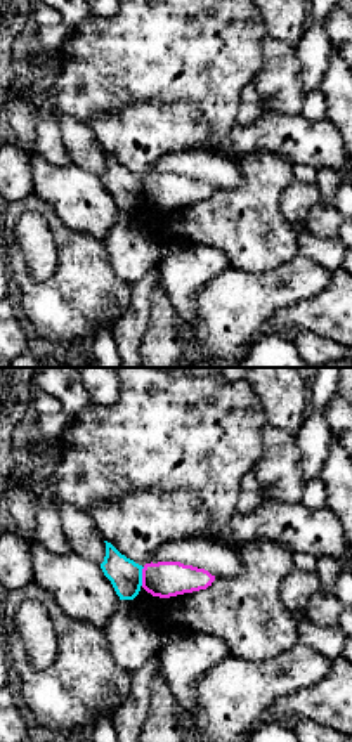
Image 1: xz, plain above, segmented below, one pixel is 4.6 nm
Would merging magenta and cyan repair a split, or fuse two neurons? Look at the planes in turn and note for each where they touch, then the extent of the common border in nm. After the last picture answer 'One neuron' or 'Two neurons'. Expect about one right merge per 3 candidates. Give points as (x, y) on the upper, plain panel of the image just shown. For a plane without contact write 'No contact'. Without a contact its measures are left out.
Touches magenta at (143, 188). Shared border 90 nm

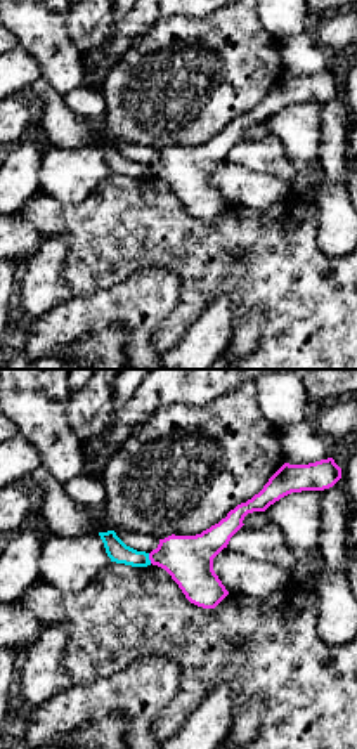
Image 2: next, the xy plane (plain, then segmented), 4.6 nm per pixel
Touches magenta at (149, 170). Shared border 50 nm

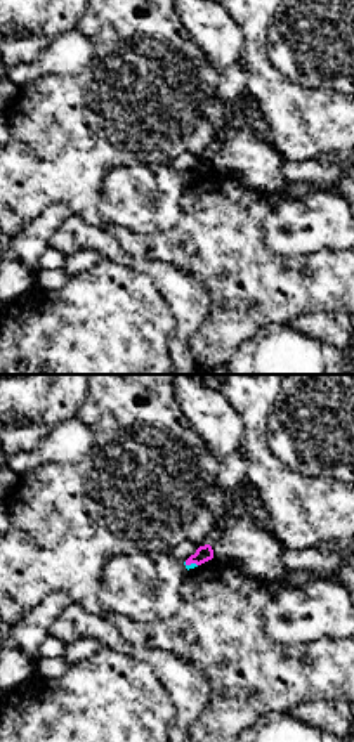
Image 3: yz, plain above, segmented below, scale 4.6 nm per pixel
Touches magenta at (191, 174). Shared border 70 nm

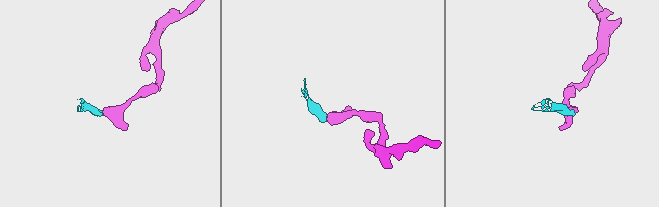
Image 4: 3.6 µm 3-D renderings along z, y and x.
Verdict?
One neuron

